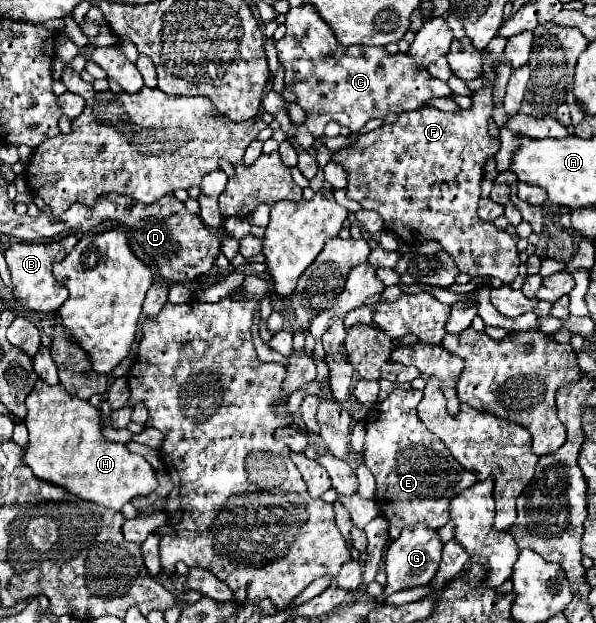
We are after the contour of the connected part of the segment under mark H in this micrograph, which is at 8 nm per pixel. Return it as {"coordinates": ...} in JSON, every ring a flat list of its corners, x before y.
{"coordinates":[[38,380,30,396,26,398,26,408,28,408,28,416,24,424,28,426,28,432,30,432,30,444,24,450,26,452,24,462,32,468,34,476,66,488,68,492,80,496,82,500,94,502,104,508,112,508,112,510,122,510,122,506,130,502,132,498,148,496,158,488,154,468,142,456,128,452,124,444,106,440,100,426,100,412,90,402,68,394,68,390,62,384,50,386,44,380]]}

